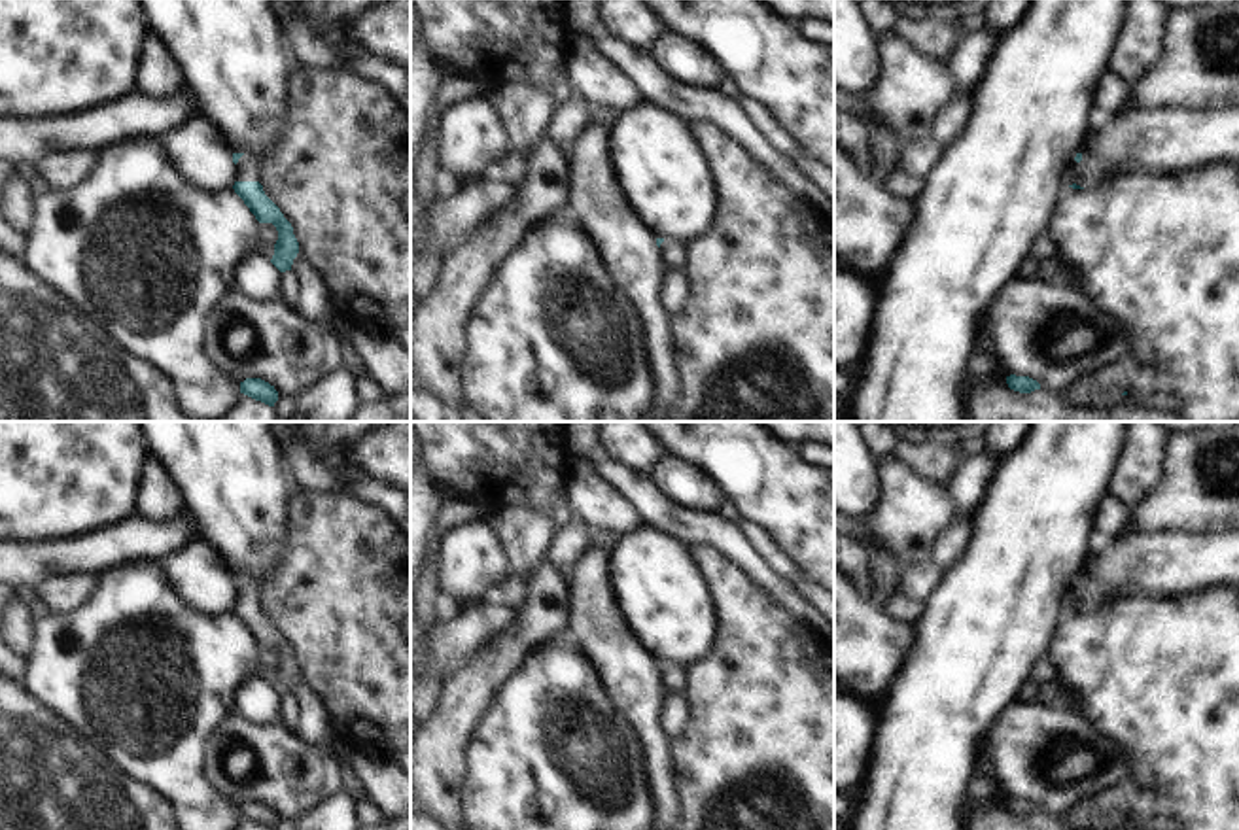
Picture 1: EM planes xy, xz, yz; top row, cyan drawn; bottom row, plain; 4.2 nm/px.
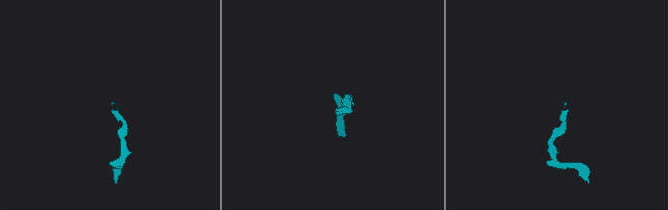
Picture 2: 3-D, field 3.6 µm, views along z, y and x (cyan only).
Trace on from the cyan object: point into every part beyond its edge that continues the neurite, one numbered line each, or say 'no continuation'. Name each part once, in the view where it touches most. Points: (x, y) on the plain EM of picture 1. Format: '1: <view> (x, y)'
1: xy (246, 594)

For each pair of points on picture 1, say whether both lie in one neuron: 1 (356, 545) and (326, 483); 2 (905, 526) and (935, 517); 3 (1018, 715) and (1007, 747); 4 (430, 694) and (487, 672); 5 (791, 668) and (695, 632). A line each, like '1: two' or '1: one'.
1: two
2: one
3: one
4: two
5: two

